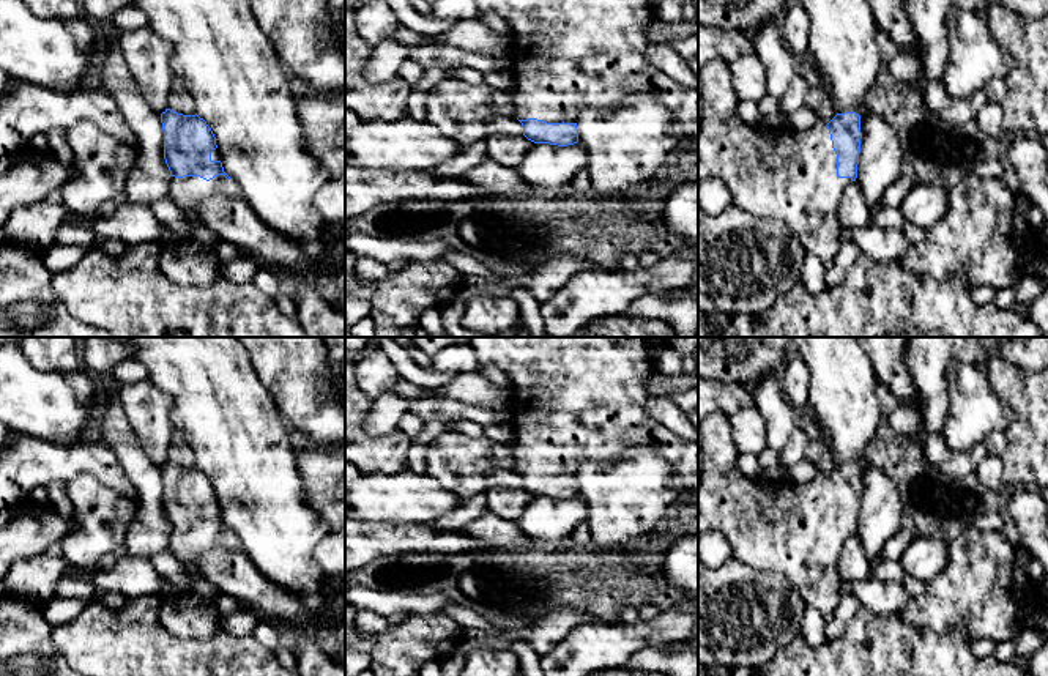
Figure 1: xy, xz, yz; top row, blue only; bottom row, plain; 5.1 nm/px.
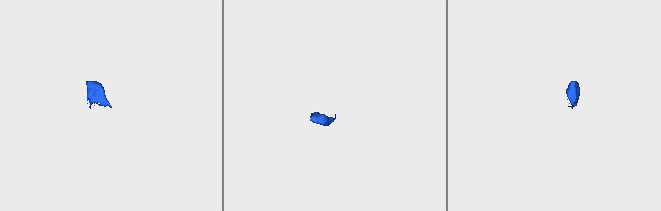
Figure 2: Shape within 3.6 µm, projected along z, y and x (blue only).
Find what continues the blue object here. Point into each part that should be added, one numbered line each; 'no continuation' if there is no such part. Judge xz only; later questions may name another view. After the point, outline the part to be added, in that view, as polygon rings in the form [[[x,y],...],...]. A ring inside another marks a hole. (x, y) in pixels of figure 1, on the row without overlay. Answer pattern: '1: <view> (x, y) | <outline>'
1: xz (574, 399) | [[[470,337],[479,364],[495,364],[512,381],[511,410],[514,470],[547,476],[577,476],[588,460],[613,459],[621,449],[646,444],[656,449],[682,481],[689,500],[698,501],[698,441],[687,441],[646,414],[651,397],[646,378],[657,372],[645,337]]]

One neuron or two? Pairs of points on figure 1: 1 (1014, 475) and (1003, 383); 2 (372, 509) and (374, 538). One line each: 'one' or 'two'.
1: one
2: two

